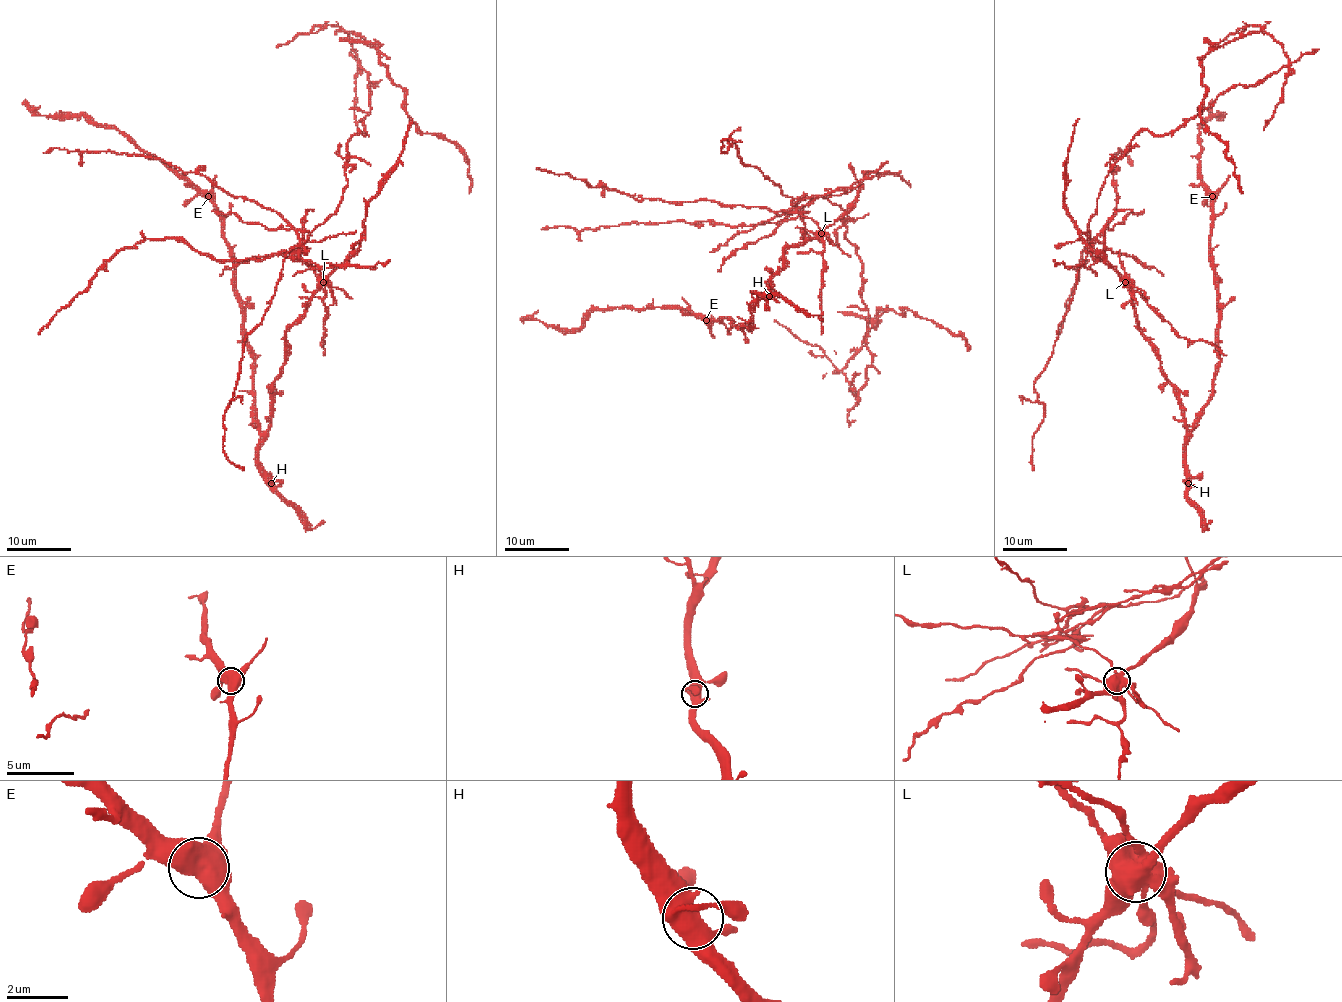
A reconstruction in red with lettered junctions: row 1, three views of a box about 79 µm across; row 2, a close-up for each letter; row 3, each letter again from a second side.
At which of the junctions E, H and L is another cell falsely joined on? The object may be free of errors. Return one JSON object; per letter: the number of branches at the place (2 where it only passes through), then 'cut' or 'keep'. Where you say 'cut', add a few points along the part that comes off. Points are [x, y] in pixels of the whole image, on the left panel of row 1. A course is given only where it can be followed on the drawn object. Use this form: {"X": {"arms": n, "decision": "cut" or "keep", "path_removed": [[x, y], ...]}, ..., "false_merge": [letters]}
{"E": {"arms": 3, "decision": "keep"}, "H": {"arms": 5, "decision": "keep"}, "L": {"arms": 8, "decision": "cut", "path_removed": [[323, 282], [297, 230], [336, 209], [373, 86], [344, 31], [459, 148], [469, 193]]}, "false_merge": ["L"]}

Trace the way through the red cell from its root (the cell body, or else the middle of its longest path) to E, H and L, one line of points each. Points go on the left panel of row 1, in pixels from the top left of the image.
E: (302, 261), (323, 277), (307, 311), (286, 332), (271, 421), (262, 431), (233, 248), (223, 214), (208, 196)
H: (302, 261), (323, 277), (307, 311), (286, 332), (286, 360), (258, 451), (258, 470), (271, 483)
L: (302, 261), (318, 269), (323, 282)

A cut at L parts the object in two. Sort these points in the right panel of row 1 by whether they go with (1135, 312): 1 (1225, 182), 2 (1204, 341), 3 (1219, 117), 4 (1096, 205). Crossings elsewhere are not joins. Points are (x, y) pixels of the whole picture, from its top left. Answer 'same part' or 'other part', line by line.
1: same part
2: other part
3: same part
4: other part

